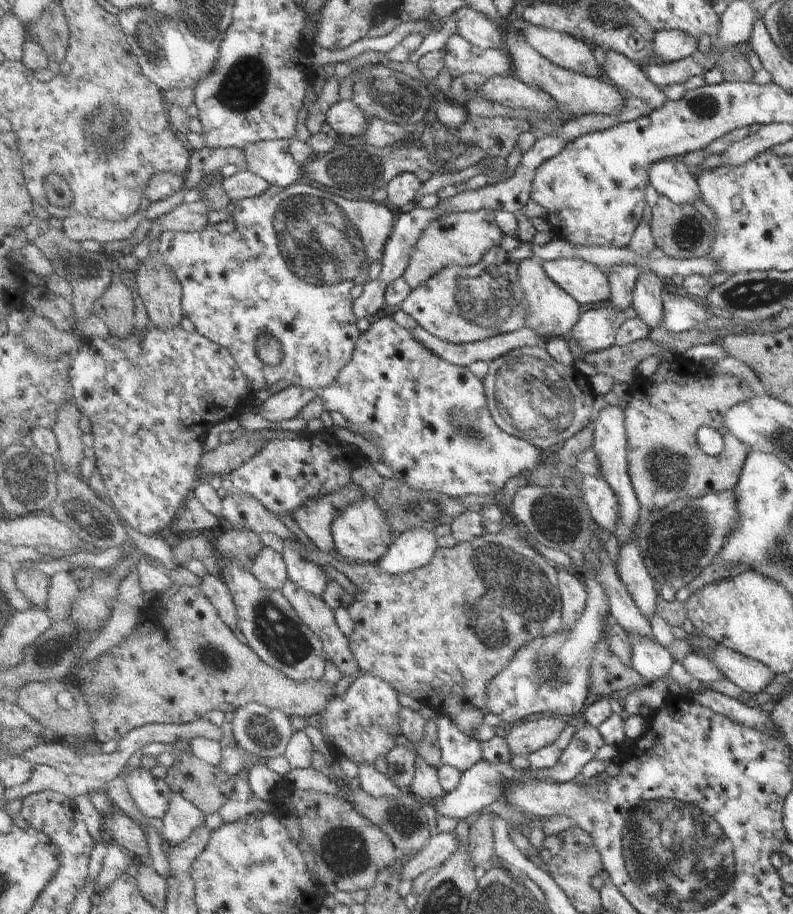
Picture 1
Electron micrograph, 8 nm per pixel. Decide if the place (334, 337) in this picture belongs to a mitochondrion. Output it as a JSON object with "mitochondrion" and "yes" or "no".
{"mitochondrion":"no"}

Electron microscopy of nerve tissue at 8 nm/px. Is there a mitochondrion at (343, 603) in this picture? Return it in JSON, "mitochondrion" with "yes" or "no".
{"mitochondrion":"no"}

